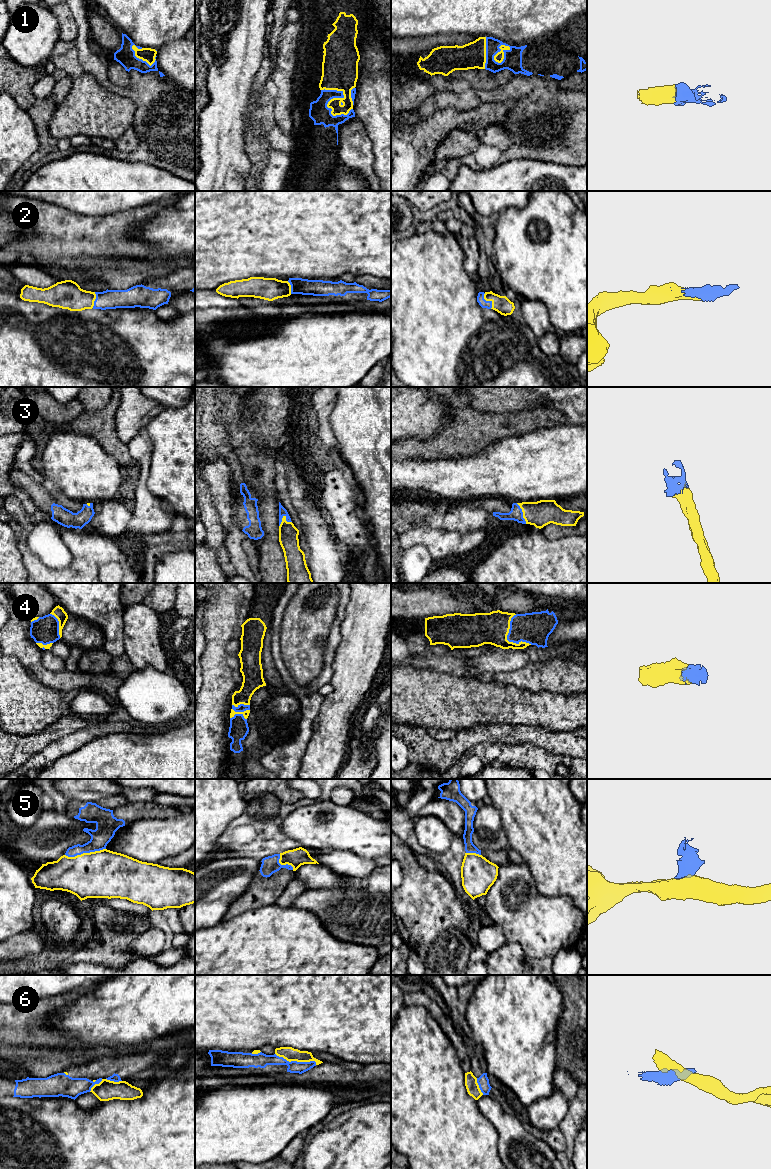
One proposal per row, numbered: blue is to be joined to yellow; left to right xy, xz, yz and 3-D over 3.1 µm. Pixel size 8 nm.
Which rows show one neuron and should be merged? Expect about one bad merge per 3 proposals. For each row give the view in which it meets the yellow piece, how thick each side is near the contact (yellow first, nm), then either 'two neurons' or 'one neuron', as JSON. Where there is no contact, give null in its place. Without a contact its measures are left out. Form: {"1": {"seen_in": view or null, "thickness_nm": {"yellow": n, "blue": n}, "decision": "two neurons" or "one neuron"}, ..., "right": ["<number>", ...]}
{"1": {"seen_in": "xz", "thickness_nm": {"yellow": 280, "blue": 160}, "decision": "one neuron"}, "2": {"seen_in": "yz", "thickness_nm": {"yellow": 140, "blue": 70}, "decision": "one neuron"}, "3": {"seen_in": "xz", "thickness_nm": {"yellow": 160, "blue": 60}, "decision": "one neuron"}, "4": {"seen_in": "yz", "thickness_nm": {"yellow": 260, "blue": 260}, "decision": "one neuron"}, "5": {"seen_in": "xy", "thickness_nm": {"yellow": 380, "blue": 160}, "decision": "two neurons"}, "6": {"seen_in": "xz", "thickness_nm": {"yellow": 110, "blue": 100}, "decision": "two neurons"}, "right": ["1", "2", "3", "4"]}

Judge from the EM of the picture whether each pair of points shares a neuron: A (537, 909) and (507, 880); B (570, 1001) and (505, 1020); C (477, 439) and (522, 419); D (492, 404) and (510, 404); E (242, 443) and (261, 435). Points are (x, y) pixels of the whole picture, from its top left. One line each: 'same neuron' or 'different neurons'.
A: same neuron
B: different neurons
C: same neuron
D: same neuron
E: same neuron

